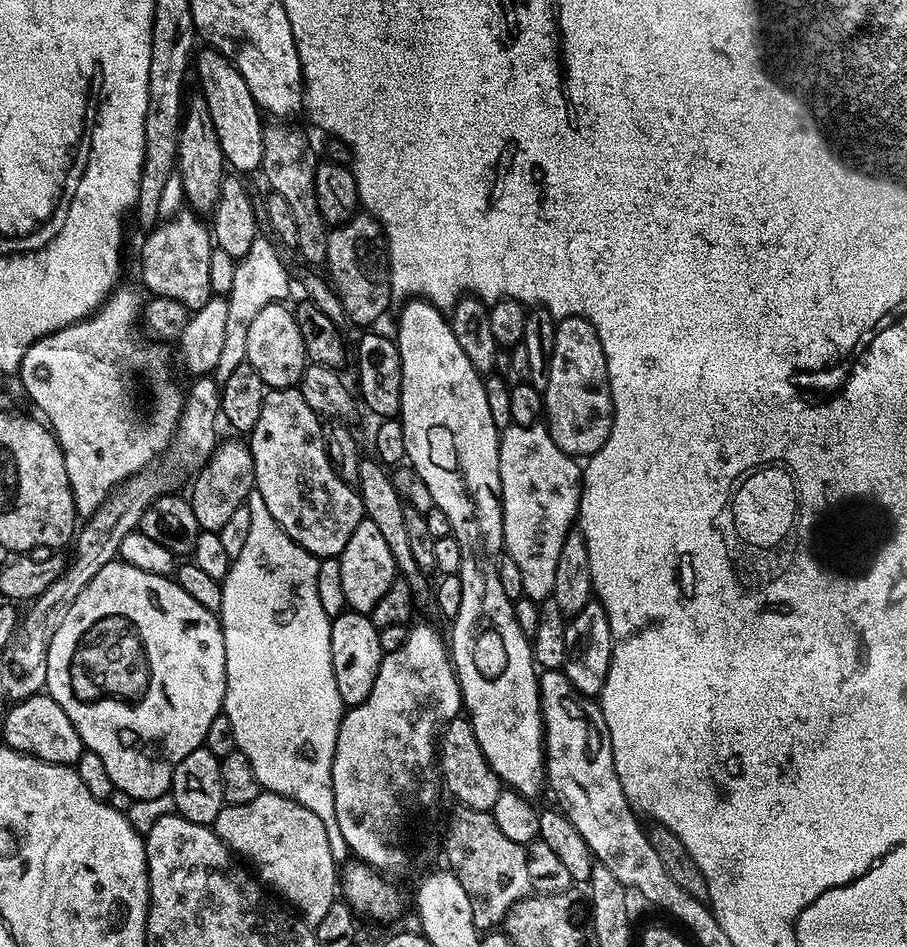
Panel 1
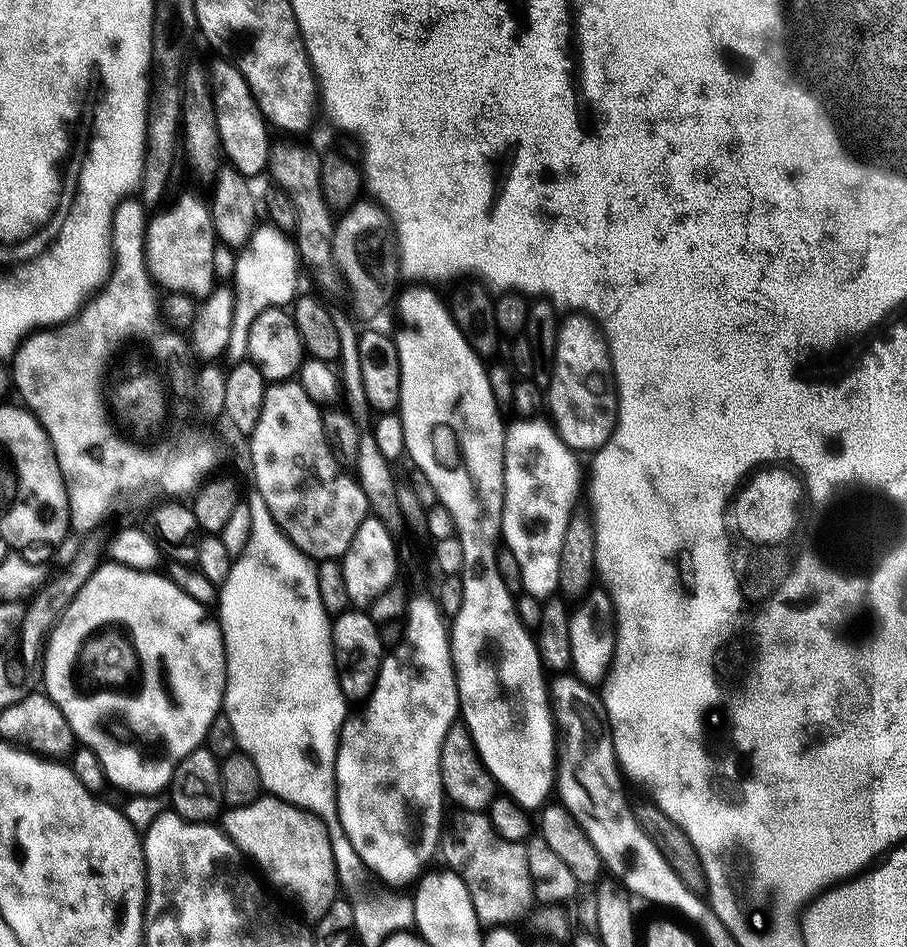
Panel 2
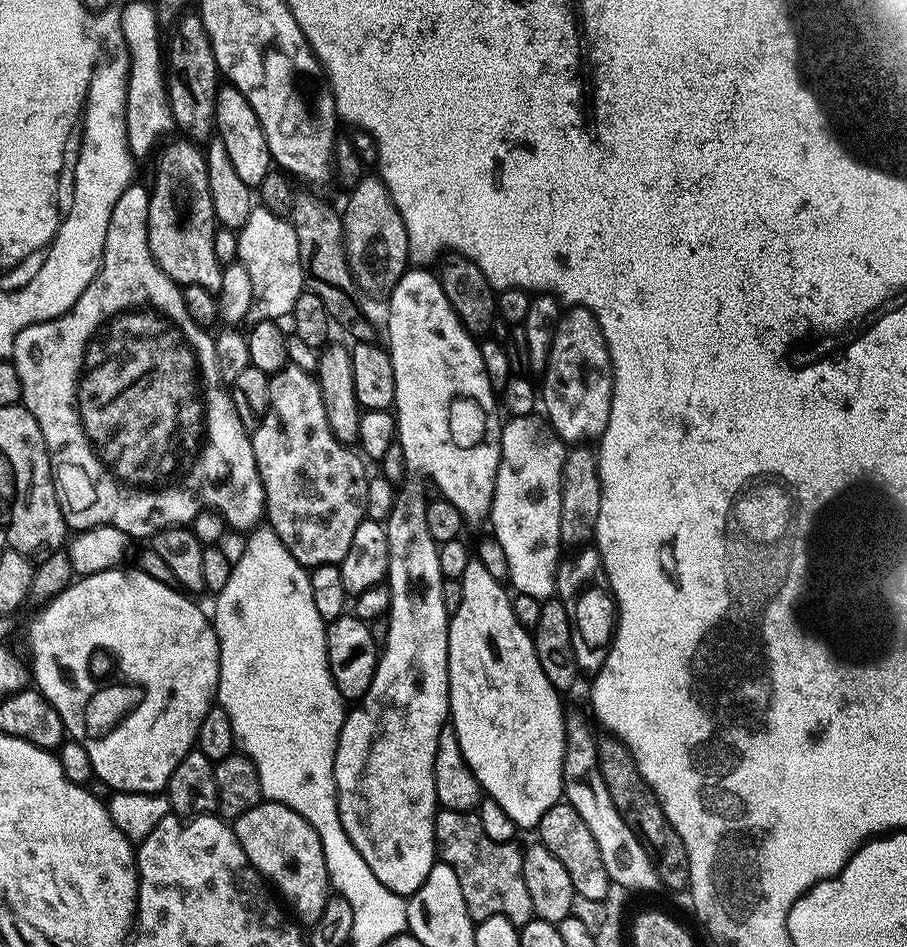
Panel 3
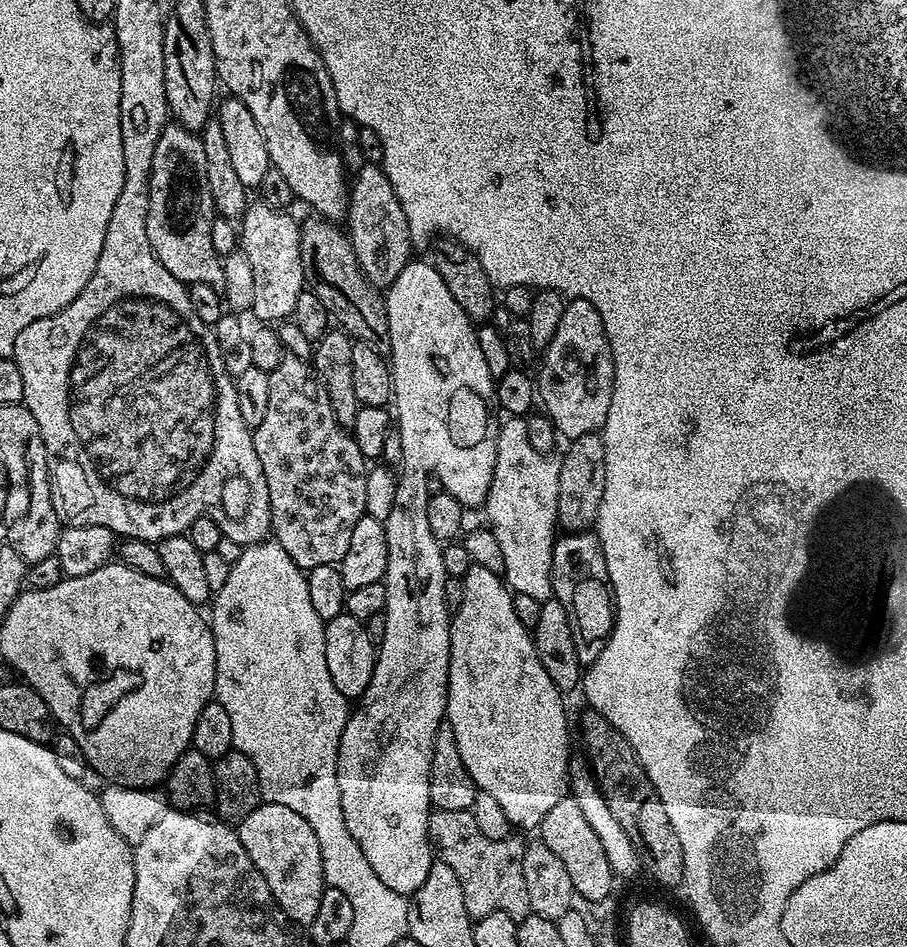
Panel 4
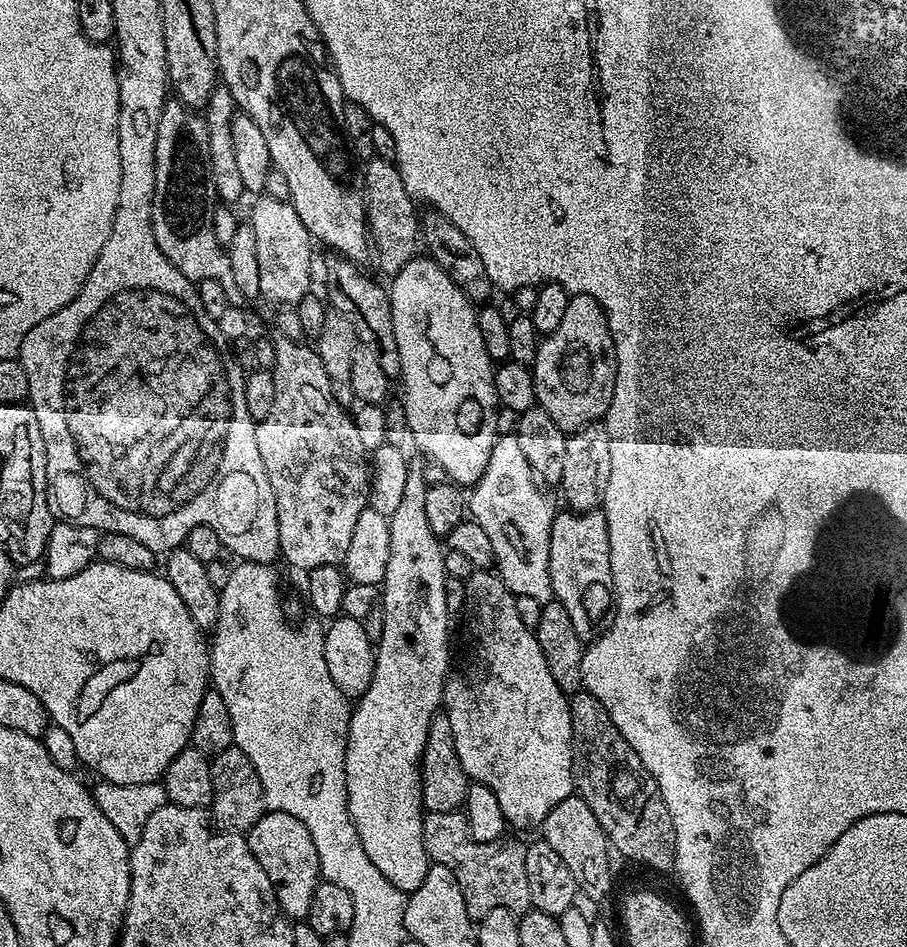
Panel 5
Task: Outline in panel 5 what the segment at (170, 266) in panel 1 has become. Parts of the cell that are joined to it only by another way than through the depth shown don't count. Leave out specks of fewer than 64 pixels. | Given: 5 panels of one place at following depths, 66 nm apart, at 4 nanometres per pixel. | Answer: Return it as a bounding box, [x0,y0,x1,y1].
[152,98,237,298]

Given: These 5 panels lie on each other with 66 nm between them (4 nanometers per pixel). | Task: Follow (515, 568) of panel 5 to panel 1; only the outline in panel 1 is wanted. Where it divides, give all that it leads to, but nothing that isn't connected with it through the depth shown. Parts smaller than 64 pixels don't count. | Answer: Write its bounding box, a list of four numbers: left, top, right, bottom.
[499,424,580,602]

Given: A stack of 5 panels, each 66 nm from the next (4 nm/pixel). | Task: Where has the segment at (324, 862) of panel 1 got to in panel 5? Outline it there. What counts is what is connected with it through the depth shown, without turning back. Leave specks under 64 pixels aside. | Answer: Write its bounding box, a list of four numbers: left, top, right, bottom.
[246,810,322,922]

